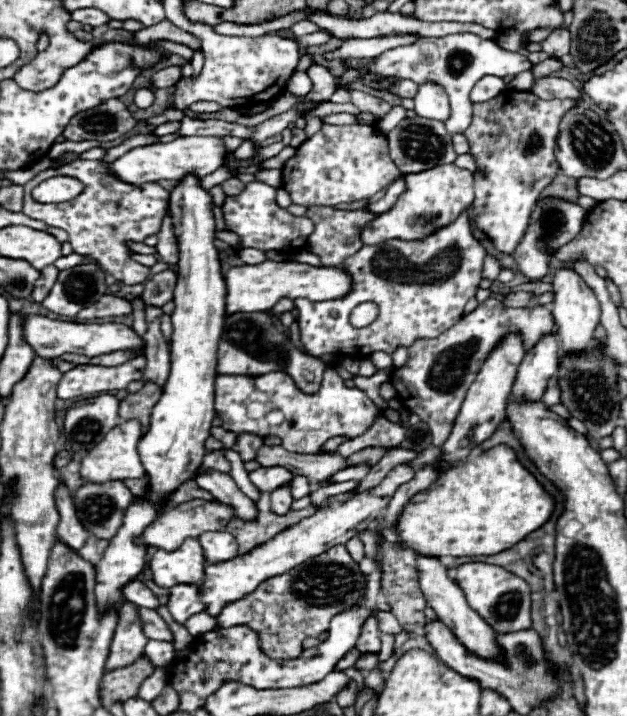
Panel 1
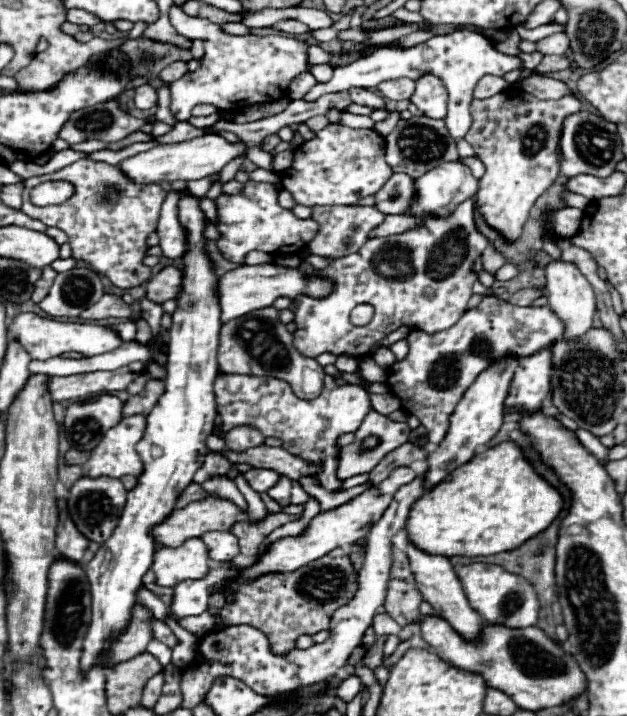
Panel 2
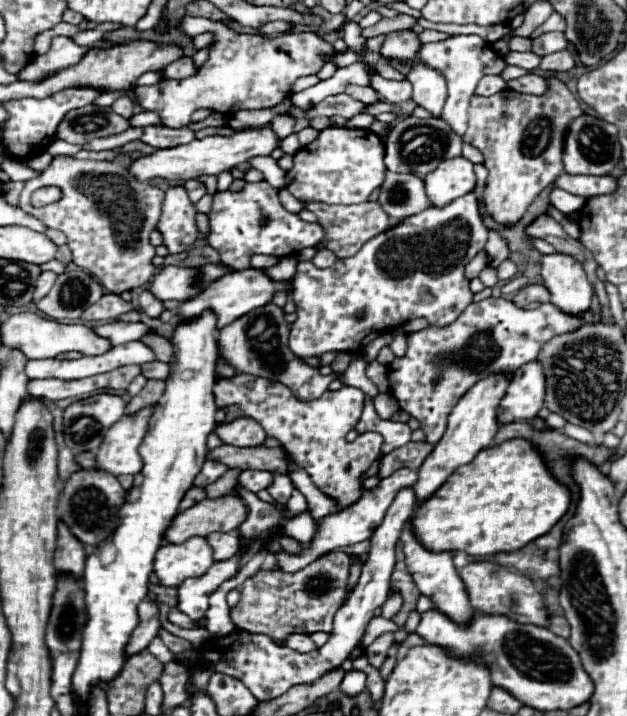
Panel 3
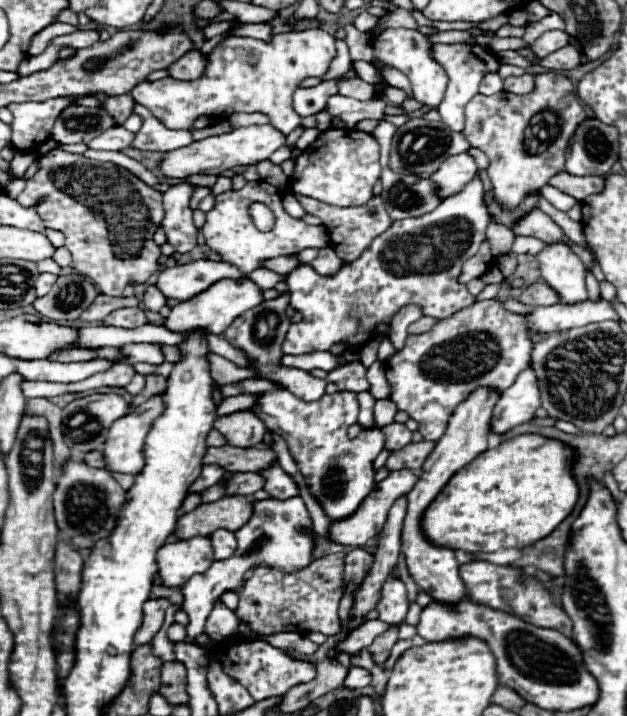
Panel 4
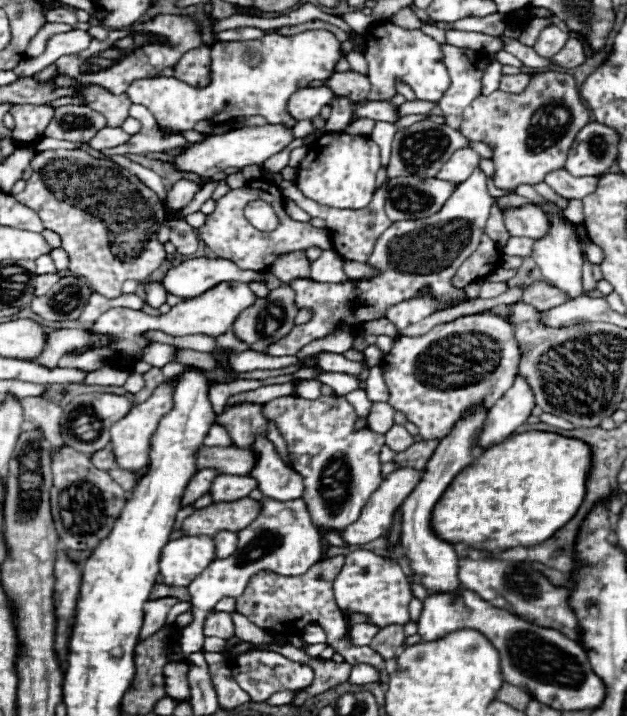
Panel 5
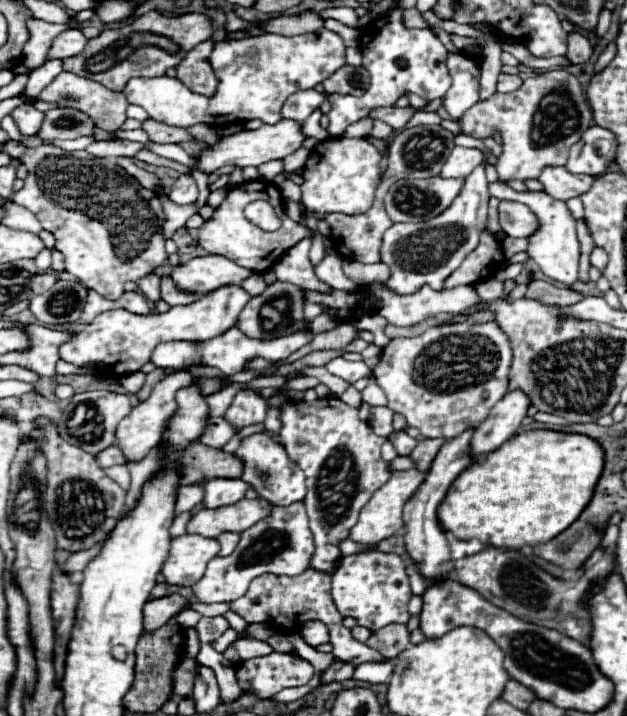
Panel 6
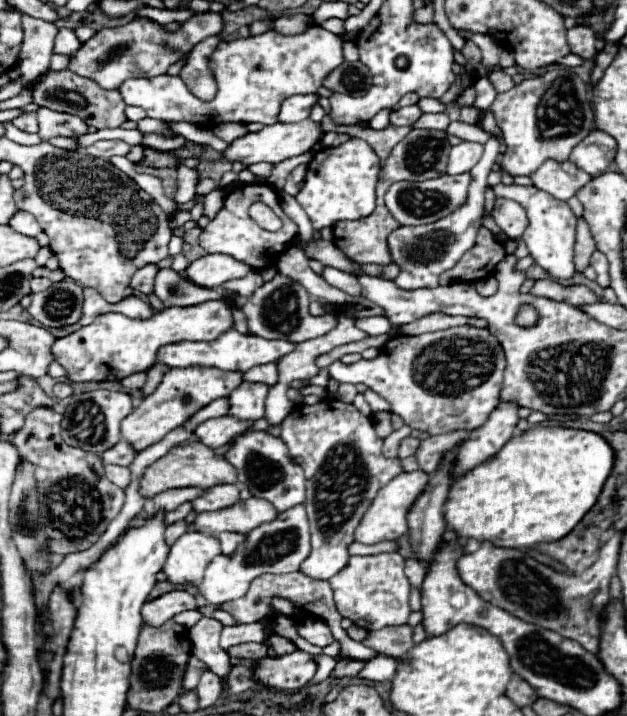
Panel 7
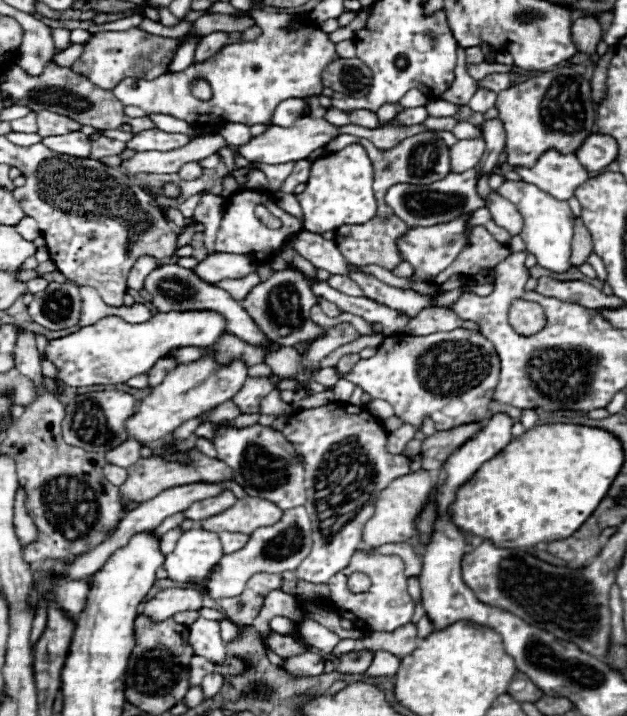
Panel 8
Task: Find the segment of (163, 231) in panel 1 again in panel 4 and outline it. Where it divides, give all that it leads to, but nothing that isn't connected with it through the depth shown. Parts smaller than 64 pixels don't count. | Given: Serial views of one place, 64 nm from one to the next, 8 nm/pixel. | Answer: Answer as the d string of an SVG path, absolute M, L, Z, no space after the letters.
M188 182L176 184L164 192L164 220L168 242L178 254L190 252L198 246L198 228L192 222L192 210L188 206L194 186Z

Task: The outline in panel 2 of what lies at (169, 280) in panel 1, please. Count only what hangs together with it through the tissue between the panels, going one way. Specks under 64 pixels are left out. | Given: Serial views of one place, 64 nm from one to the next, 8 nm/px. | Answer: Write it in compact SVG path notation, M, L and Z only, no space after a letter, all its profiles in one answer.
M166 266L152 280L146 282L146 296L158 304L166 300L176 300L178 294L182 292L182 280L184 280L182 270Z

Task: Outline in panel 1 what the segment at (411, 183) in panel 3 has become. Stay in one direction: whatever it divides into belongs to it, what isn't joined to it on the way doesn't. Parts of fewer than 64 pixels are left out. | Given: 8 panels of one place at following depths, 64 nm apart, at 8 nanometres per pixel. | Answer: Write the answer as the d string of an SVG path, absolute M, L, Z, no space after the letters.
M400 176L400 178L394 180L390 186L386 186L382 192L378 192L378 194L374 194L374 196L370 198L368 210L376 212L376 214L388 212L390 208L394 208L396 200L404 194L404 190L406 190L406 178Z

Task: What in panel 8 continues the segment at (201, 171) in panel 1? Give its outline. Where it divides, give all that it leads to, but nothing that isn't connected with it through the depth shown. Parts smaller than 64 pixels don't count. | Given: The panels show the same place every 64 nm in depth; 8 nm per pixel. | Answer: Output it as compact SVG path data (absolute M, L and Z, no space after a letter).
M300 118L290 128L278 128L268 126L264 134L252 138L246 146L240 146L238 152L248 162L264 162L264 164L284 164L284 162L296 162L310 156L310 152L324 148L328 142L332 142L336 136L340 136L338 126L330 124L324 118Z

